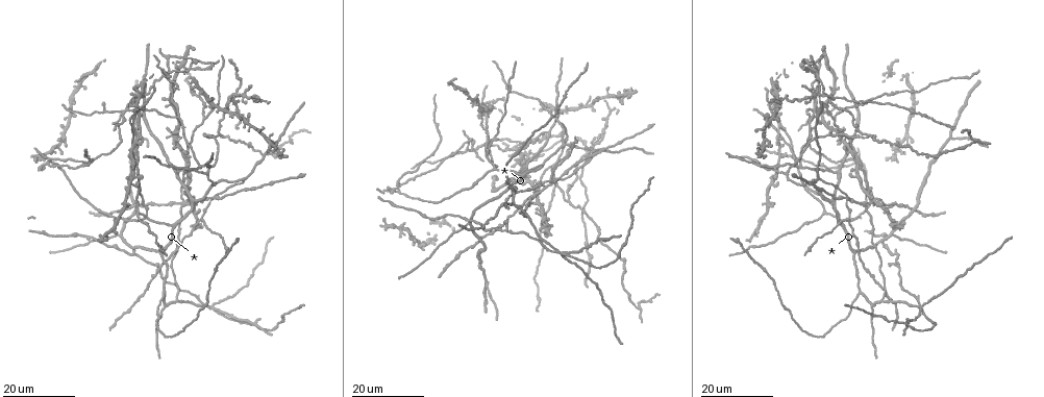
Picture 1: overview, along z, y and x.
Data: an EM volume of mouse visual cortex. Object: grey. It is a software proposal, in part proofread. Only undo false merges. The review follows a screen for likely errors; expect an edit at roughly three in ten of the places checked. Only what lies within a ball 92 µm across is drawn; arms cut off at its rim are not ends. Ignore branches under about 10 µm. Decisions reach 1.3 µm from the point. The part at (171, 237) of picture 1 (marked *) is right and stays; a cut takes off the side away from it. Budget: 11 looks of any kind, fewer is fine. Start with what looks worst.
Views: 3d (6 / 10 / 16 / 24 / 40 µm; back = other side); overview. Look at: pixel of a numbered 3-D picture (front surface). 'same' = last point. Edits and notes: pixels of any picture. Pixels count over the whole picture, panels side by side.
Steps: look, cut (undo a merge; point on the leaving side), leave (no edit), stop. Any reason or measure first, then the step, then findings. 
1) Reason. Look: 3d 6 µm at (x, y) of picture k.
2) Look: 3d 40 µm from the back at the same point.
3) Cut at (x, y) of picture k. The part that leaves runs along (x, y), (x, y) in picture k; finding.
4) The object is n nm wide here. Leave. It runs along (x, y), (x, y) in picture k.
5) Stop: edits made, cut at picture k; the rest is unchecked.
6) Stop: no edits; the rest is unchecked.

Small branch off a trunk. Look: 3d 16 µm at (121, 111) of picture 1.

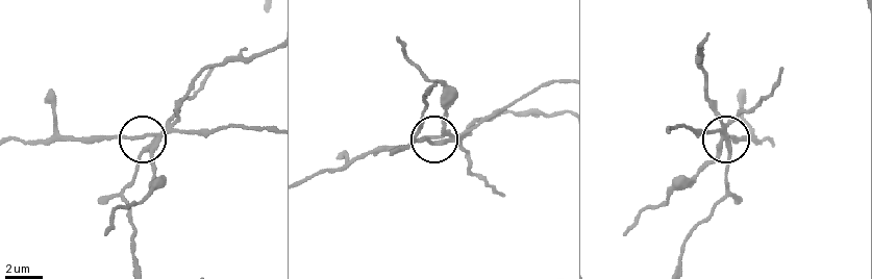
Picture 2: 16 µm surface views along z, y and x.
Look: 3d 10 µm at (725, 141) of picture 2.

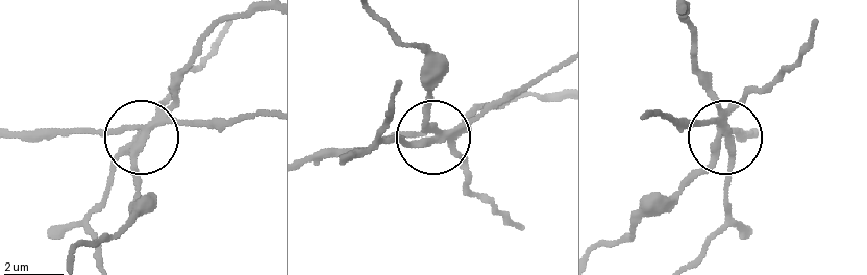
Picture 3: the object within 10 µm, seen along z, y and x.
Cut at (171, 88) of picture 3. The part that leaves runs along (152, 125), (115, 168), (107, 198), (90, 220), (97, 265) in picture 3; a second neuron is stuck on.

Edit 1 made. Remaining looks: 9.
Redraw. Look: overview.

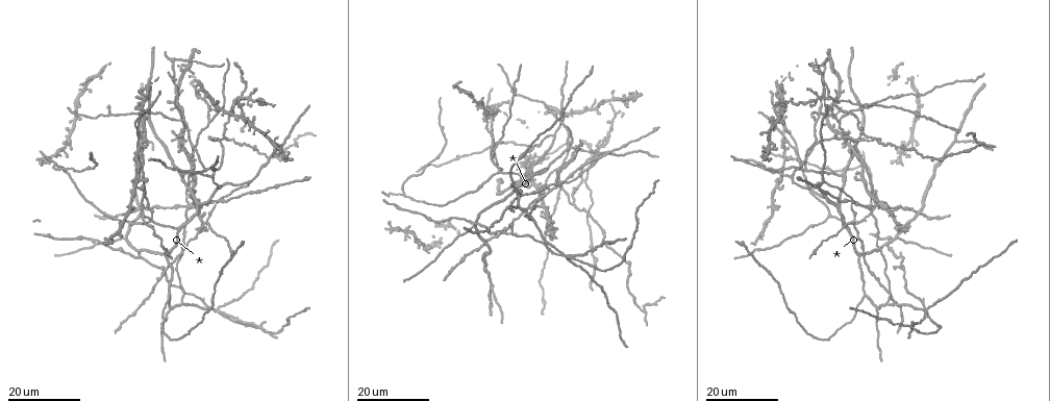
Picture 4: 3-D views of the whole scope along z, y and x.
Looks like a crossing. Look: 3d 24 µm at (786, 140) of picture 4.

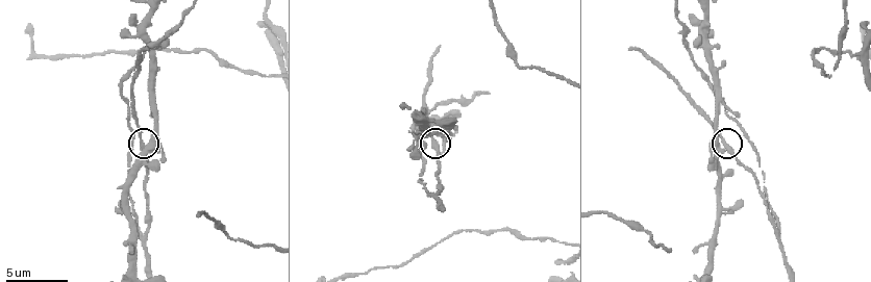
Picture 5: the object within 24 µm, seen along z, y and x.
Look: 3d 10 µm at (434, 140) of picture 5.

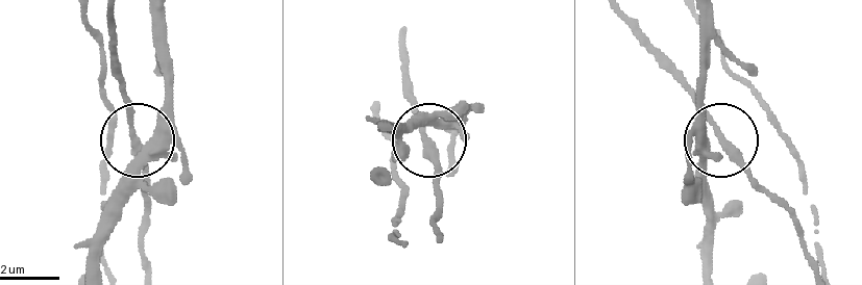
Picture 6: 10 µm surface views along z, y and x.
The object is 260 nm wide here. Leave. It runs along (441, 238), (436, 158), (421, 133), (414, 86) in picture 6; continuous, no second neuron.

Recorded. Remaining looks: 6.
Two arms at a narrow angle. Look: 3d 24 µm at (217, 311) of picture 4.

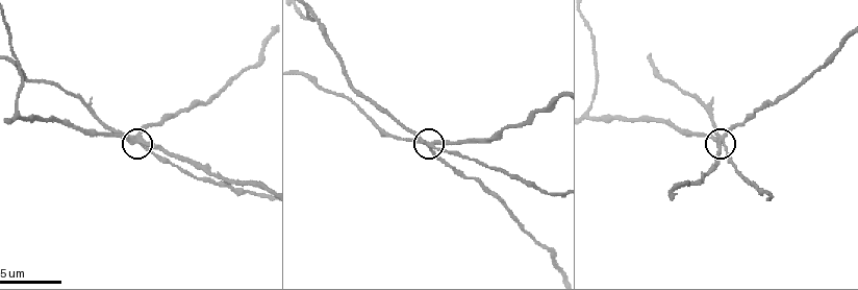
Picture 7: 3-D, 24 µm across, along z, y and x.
Look: 3d 10 µm at (140, 136) of picture 7.

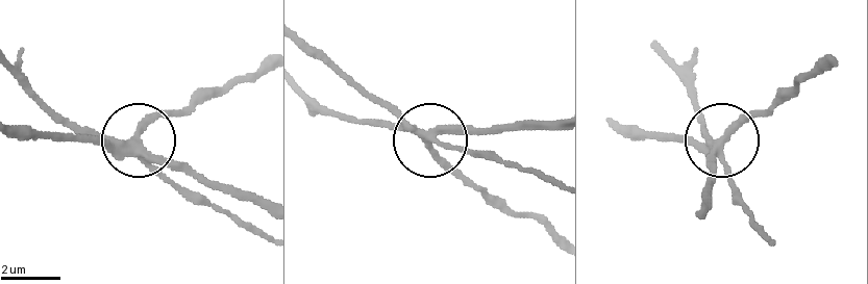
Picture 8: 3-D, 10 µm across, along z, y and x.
The object is 270 nm wide here. Cut at (377, 122) of picture 8. The part that leaves runs along (415, 127), (350, 120), (305, 97) in picture 8; two neurons meet here.

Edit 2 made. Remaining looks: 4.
Look: 3d 16 µm at (244, 100) of picture 4.

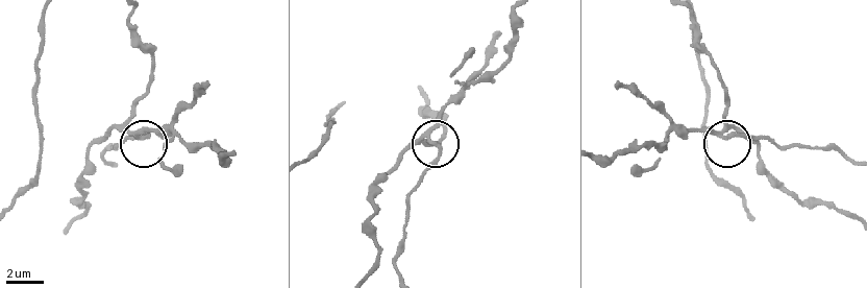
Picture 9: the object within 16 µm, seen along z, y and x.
Zoom in. Look: 3d 10 µm at (136, 135) of picture 9.

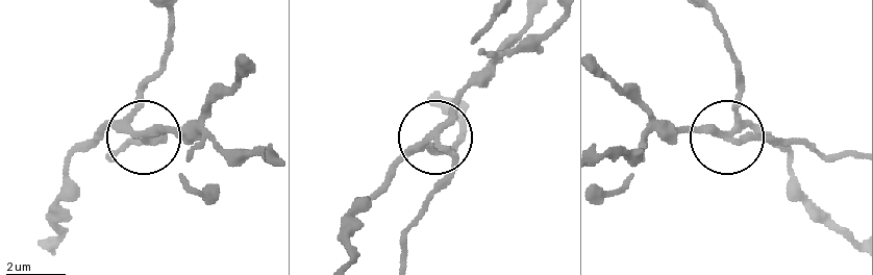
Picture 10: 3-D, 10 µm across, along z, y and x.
Cut at (161, 140) of picture 10. The part that leaves runs along (722, 136), (801, 142), (831, 156), (853, 156) in picture 10; a second neuron is stuck on.

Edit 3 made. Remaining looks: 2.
Stop: edits made, cut at picture 3, cut at picture 8, cut at picture 10; the rest is unchecked.

